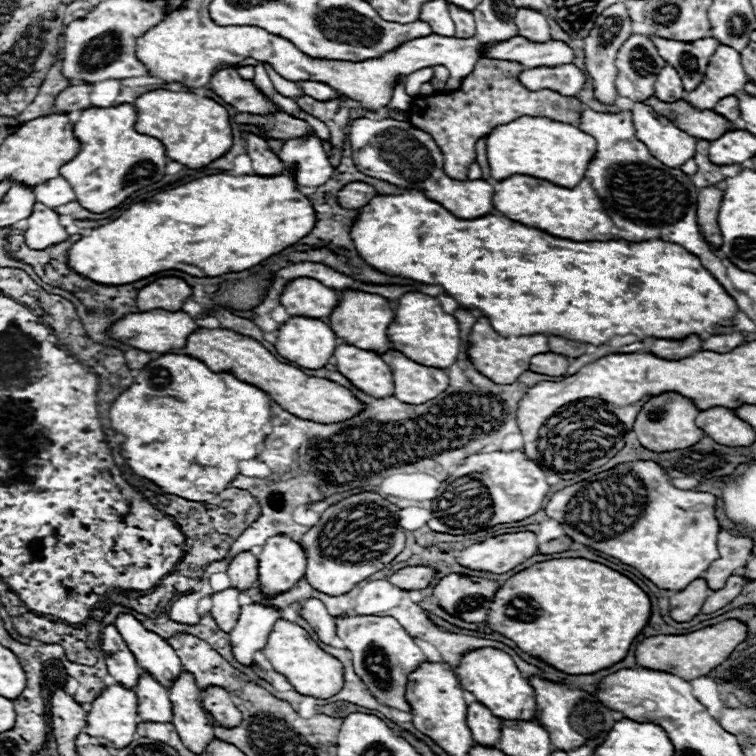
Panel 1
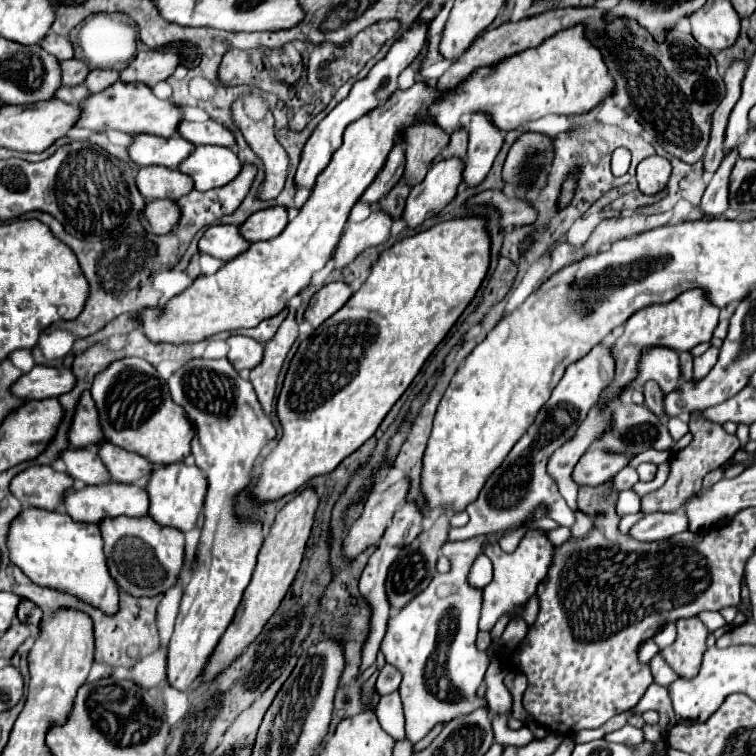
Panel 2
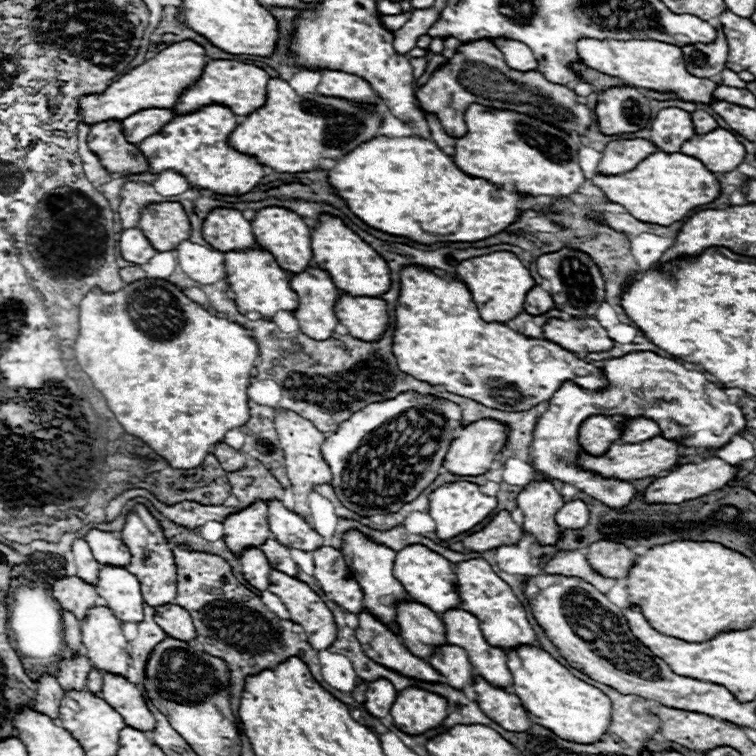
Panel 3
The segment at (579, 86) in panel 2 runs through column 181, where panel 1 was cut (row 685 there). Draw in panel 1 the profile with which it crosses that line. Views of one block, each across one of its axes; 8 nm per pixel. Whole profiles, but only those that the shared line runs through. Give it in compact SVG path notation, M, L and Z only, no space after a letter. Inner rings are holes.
M280 618L268 636L264 652L266 652L266 658L272 662L272 666L276 668L276 672L282 672L300 694L316 696L316 698L330 698L336 692L340 692L340 688L344 686L342 664L334 656L324 652L308 636L308 632L304 628L300 628L298 624L292 624L292 622Z

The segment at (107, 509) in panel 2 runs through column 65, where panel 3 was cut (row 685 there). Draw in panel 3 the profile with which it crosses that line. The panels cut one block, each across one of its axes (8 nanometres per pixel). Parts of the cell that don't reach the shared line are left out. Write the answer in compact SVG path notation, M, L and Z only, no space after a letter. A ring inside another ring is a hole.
M452 608L442 612L440 618L446 628L446 642L464 648L470 664L484 680L502 688L512 684L512 674L506 666L506 652L486 642L474 614L462 608Z

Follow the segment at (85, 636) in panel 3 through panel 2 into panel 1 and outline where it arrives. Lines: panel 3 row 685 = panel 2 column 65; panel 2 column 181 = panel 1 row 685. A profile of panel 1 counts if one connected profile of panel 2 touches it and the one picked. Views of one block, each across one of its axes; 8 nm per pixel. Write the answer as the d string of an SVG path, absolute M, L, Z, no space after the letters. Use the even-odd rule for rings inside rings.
M120 684L108 686L92 702L92 710L86 716L86 734L100 738L100 744L108 748L124 748L134 740L138 726L138 698L134 690Z

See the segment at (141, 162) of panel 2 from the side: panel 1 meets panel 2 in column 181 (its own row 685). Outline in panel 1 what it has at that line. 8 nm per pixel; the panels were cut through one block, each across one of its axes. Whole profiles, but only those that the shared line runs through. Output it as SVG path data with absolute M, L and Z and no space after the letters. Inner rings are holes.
M148 672L140 674L136 696L138 716L142 722L172 722L172 704L168 700L168 690Z

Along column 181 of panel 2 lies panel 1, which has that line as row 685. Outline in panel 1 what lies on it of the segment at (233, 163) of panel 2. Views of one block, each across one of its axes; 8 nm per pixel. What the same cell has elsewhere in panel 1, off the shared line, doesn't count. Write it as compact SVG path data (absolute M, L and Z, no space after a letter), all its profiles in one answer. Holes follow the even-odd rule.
M120 614L114 624L118 632L122 632L128 648L132 648L132 654L136 656L142 670L152 672L160 684L170 688L182 672L180 658L172 646L156 632L146 630L132 614Z

